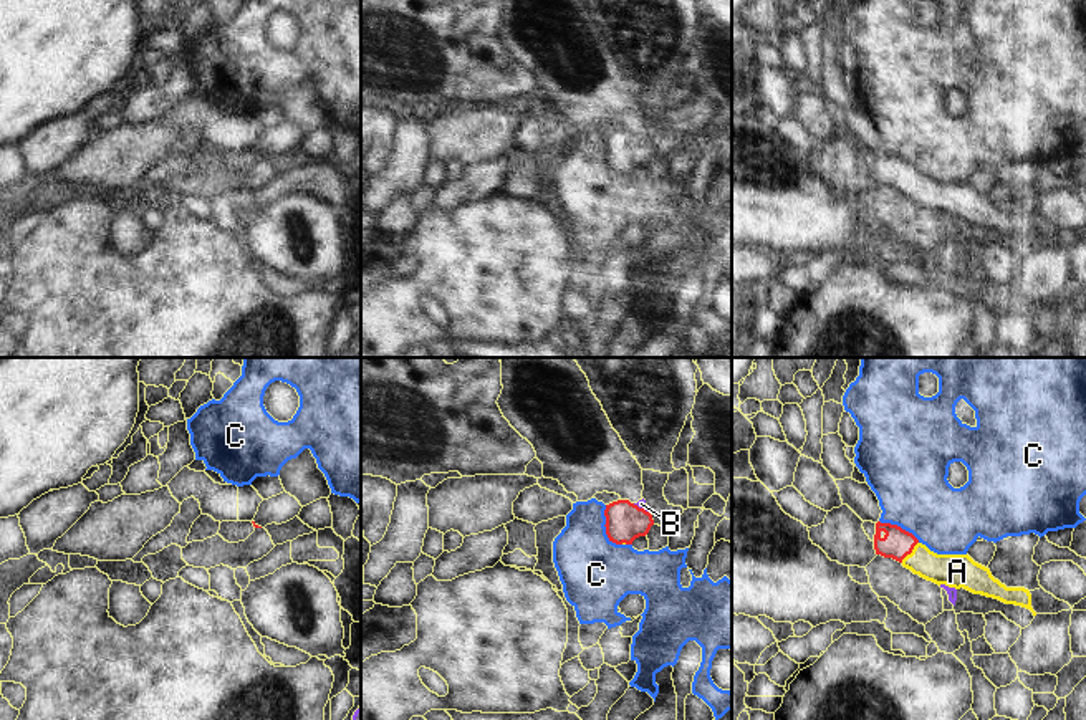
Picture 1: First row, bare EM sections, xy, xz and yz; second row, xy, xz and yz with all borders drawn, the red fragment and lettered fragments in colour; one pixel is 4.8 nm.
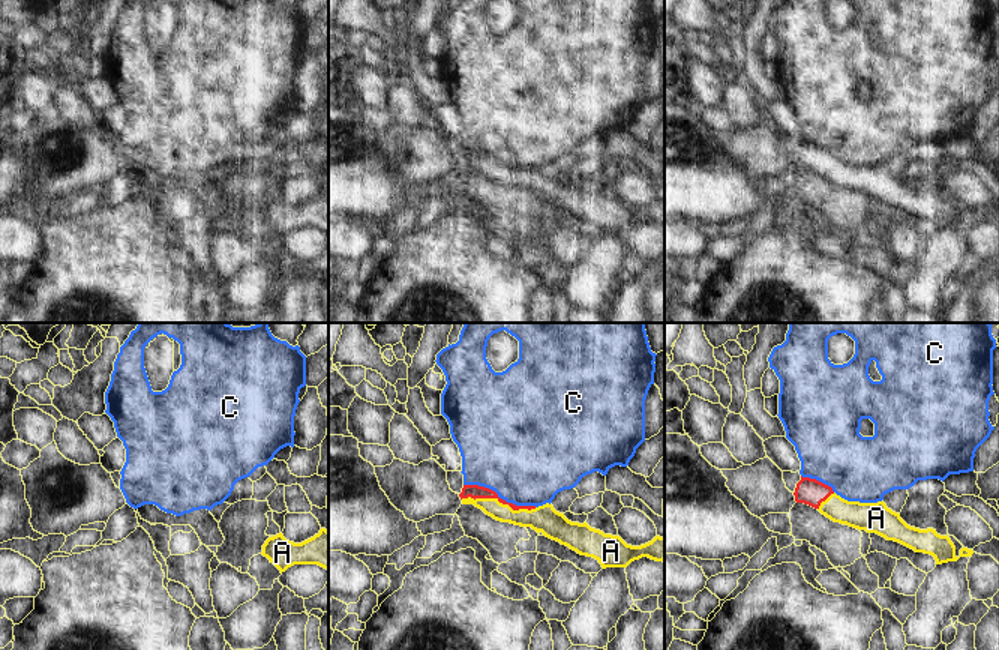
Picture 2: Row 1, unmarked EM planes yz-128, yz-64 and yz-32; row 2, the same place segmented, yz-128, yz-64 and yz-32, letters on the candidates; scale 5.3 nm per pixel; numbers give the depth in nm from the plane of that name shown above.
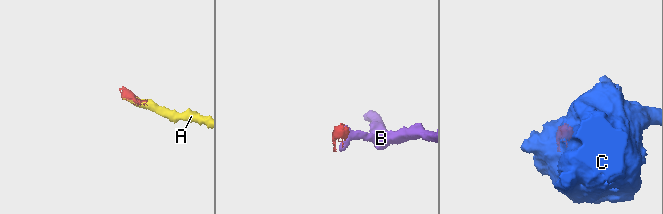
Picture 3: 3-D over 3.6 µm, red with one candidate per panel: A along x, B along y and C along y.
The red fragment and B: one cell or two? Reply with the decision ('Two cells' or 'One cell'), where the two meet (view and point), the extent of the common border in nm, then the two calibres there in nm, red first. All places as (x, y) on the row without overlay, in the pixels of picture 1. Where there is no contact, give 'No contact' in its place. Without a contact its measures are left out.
Two cells. Touches red at xz (641, 138). Shared border 90 nm. Thickness 190 nm (red) against 50 nm.

